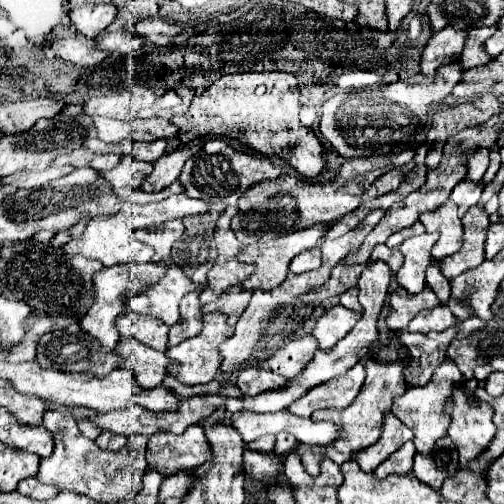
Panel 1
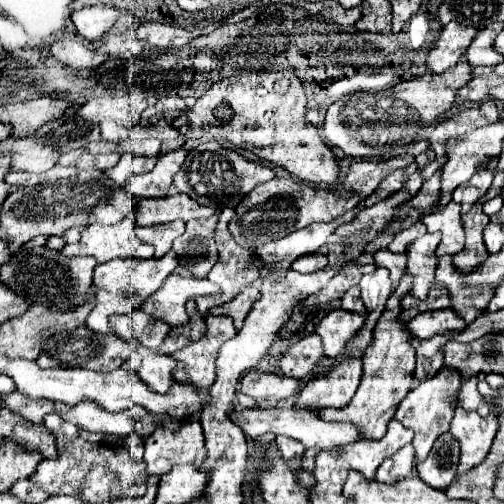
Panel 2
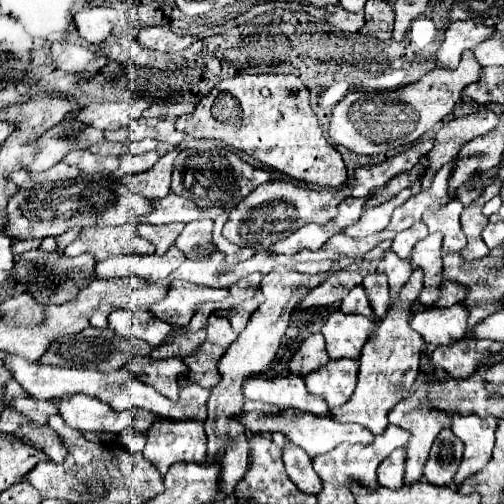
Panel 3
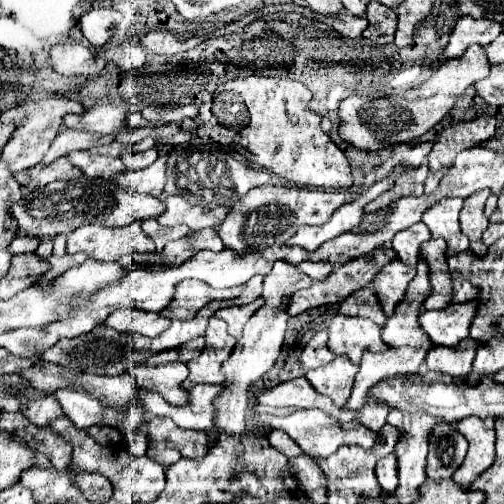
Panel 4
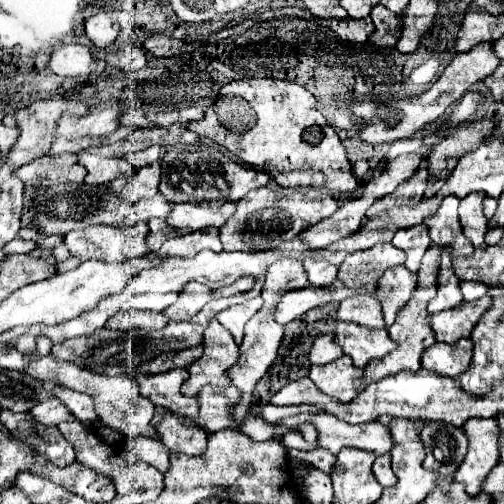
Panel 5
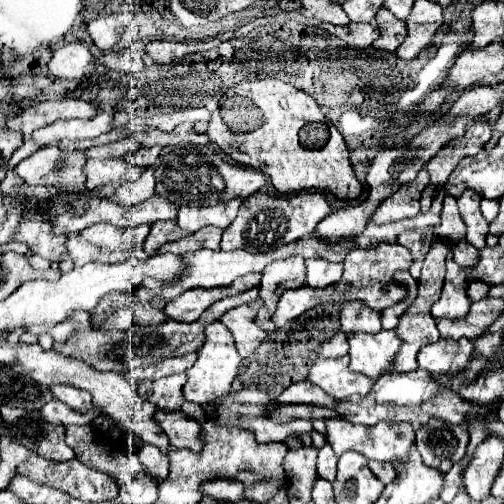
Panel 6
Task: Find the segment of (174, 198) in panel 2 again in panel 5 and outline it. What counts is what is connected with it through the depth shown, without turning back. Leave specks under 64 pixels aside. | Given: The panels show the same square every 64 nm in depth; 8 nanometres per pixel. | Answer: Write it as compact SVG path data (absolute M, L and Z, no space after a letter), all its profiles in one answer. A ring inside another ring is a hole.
M226 202L220 208L196 206L196 204L174 204L166 222L174 228L200 230L206 226L224 226L226 220L236 212L236 202Z

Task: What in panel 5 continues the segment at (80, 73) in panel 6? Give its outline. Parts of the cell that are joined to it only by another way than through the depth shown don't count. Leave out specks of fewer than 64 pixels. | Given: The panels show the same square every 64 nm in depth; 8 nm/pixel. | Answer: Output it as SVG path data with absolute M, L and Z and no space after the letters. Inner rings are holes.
M70 44L52 52L48 68L54 70L58 76L78 78L90 74L90 64L92 64L90 50L86 46Z

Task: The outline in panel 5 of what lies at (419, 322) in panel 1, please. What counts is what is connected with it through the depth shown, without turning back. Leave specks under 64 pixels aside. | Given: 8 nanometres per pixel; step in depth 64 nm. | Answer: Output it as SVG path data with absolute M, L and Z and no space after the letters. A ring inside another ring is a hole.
M486 294L484 298L476 302L466 302L456 310L434 314L430 322L432 322L432 330L436 332L436 340L446 344L456 344L460 338L470 338L476 320L480 320L480 316L488 312L488 308L492 308L492 298Z

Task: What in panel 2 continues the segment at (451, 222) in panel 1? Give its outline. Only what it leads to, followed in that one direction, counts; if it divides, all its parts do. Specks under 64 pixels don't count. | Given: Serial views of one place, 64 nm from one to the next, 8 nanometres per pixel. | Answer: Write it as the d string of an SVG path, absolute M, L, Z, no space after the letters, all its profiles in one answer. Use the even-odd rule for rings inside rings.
M450 202L434 214L422 216L428 232L442 232L442 242L436 250L438 256L458 254L464 248L464 230L460 222L460 204Z

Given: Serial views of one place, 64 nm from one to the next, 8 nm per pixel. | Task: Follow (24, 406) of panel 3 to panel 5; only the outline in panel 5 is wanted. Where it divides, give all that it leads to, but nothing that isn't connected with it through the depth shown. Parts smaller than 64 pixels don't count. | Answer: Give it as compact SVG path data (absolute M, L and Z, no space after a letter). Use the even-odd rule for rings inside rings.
M56 398L46 400L44 404L38 404L30 410L30 414L44 426L56 426L60 422L72 422L74 416L68 412L68 408L64 408L64 404Z

